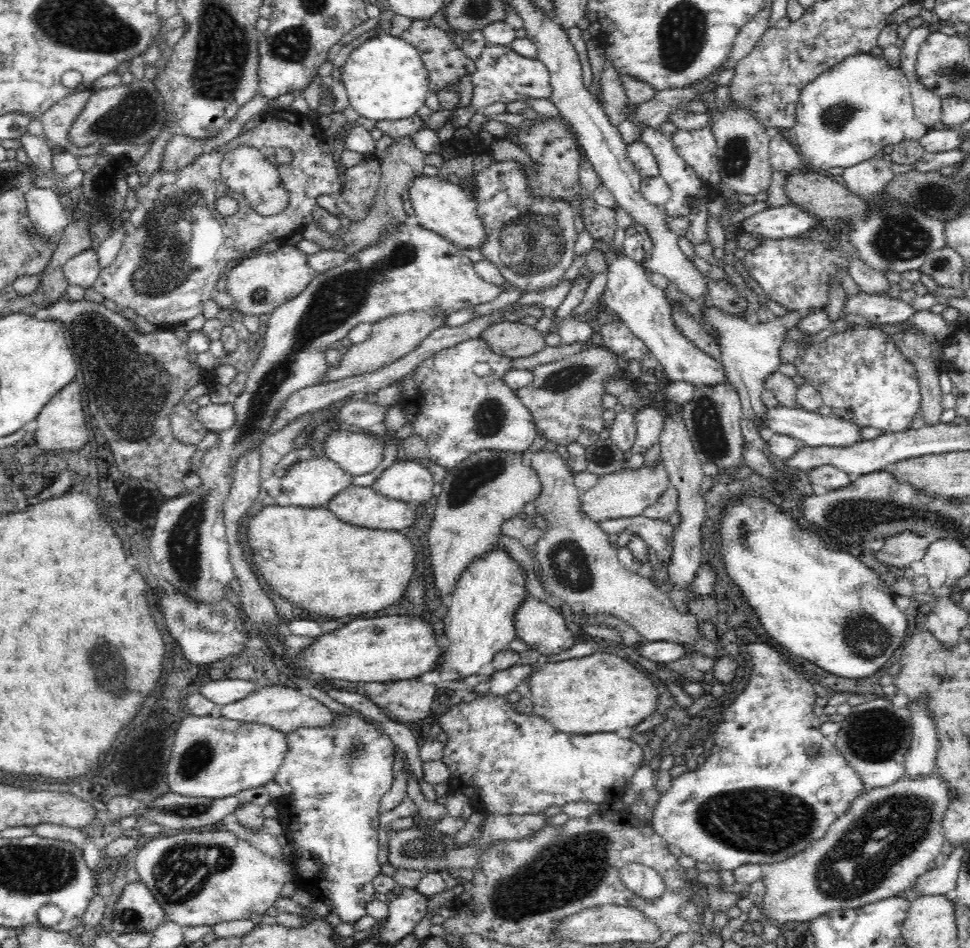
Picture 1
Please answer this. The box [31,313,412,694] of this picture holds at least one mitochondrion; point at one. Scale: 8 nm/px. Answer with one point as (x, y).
(184, 552)

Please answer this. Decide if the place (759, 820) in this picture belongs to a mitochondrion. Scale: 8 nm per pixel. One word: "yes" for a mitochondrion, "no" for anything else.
yes

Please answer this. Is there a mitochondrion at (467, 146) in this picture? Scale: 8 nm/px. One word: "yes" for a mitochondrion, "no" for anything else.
no

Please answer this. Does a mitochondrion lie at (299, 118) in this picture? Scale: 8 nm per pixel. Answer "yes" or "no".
no

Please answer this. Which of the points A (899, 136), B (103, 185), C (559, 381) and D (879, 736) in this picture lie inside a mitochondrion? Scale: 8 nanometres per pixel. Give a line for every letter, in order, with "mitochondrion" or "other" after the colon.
A: other
B: mitochondrion
C: mitochondrion
D: mitochondrion

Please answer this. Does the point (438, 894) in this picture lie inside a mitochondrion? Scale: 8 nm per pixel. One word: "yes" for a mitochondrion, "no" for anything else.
no

